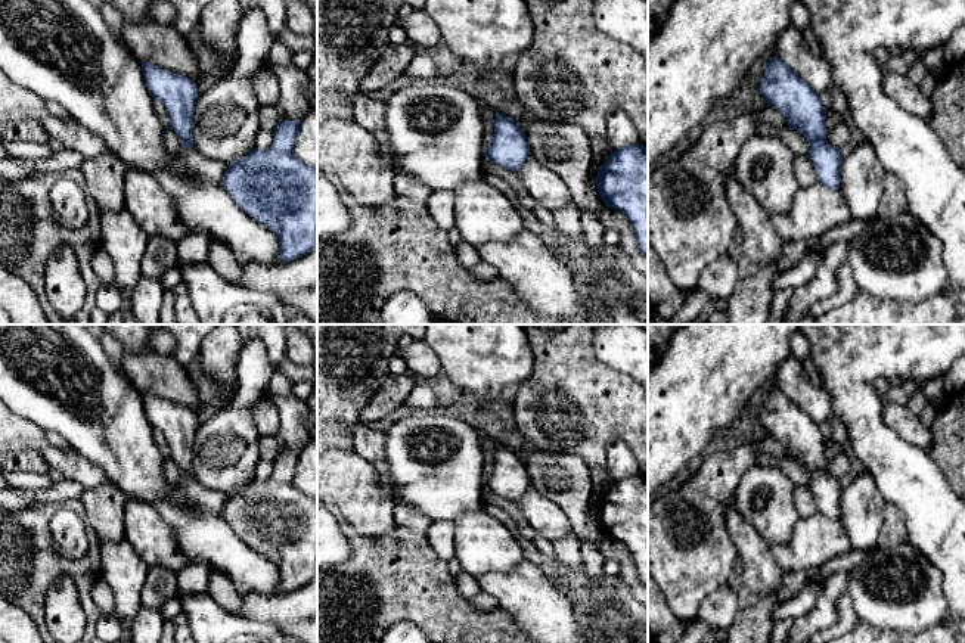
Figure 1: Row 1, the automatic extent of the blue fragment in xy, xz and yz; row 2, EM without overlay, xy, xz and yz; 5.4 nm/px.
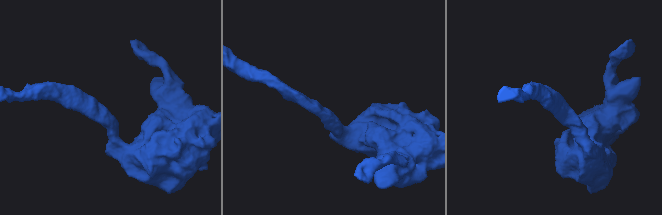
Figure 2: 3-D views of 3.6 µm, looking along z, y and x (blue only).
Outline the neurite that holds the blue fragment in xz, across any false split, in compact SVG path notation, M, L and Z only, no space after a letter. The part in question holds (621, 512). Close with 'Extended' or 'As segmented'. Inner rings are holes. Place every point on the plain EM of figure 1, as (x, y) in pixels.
M637 473L614 481L598 498L596 519L606 537L629 547L648 588L648 478Z. As segmented

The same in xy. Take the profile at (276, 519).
M279 451L270 478L252 479L230 491L221 518L254 552L271 560L279 571L279 588L294 591L317 578L317 498L300 491L292 478L301 451Z. As segmented

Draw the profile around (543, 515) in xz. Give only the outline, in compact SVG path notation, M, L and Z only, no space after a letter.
M531 484L515 503L527 522L544 538L553 541L574 534L573 525L562 509Z

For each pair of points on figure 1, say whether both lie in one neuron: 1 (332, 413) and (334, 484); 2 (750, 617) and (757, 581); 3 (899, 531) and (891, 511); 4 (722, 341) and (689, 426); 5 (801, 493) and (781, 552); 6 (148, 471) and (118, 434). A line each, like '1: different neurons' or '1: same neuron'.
1: different neurons
2: different neurons
3: same neuron
4: same neuron
5: different neurons
6: same neuron

